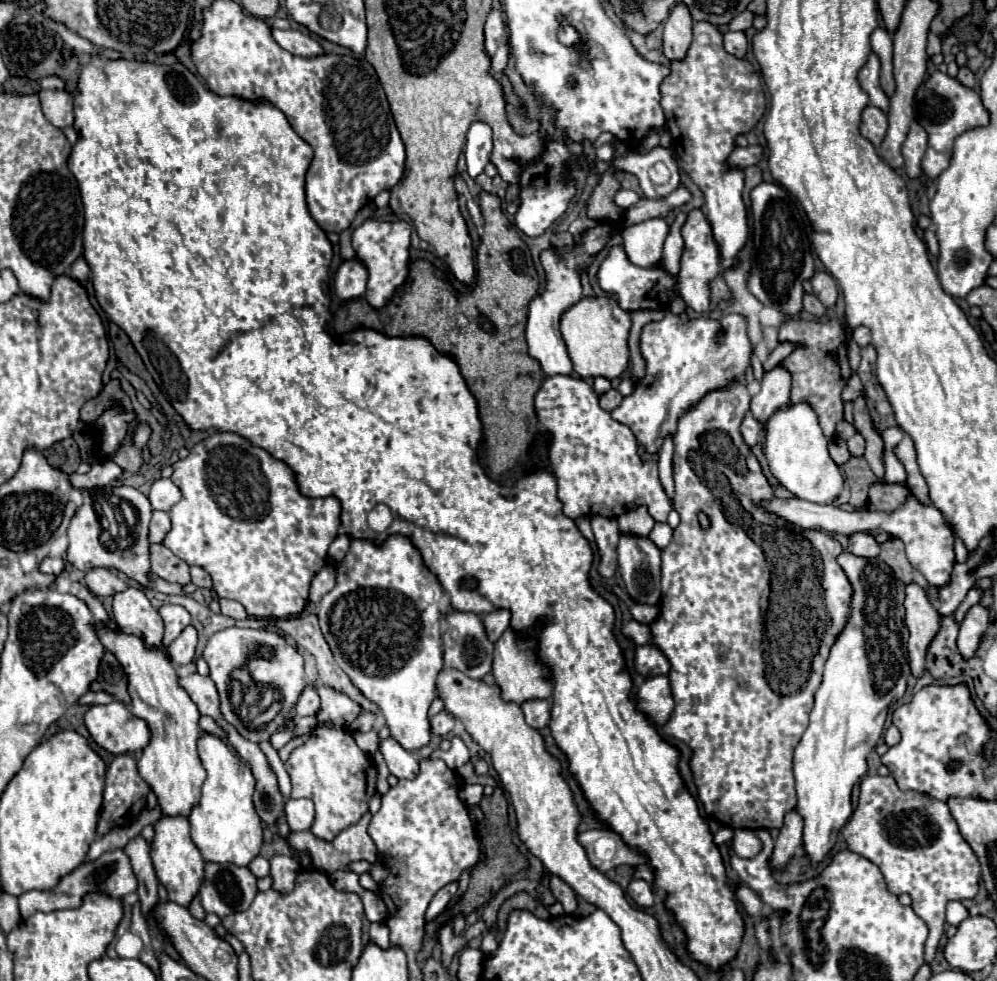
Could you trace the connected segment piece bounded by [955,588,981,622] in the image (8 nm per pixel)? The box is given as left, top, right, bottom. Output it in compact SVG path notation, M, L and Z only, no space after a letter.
M971 588L971 592L967 594L967 598L965 598L965 600L959 604L959 608L955 610L955 612L957 612L957 614L955 614L957 622L961 620L961 616L963 616L963 614L965 614L965 612L967 612L967 610L973 606L973 604L977 604L977 602L979 602L979 598L981 598L981 590L975 590L975 588Z

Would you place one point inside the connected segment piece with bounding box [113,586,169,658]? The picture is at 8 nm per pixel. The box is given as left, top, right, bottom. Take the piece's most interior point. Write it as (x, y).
(134, 615)

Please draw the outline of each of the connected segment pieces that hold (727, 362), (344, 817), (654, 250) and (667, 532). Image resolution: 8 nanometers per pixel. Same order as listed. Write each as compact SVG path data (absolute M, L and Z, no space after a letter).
M667 312L663 320L659 322L651 322L643 328L641 332L641 354L647 362L647 374L645 378L637 384L637 388L623 398L621 406L615 408L611 412L613 420L629 426L637 438L637 444L645 448L647 454L657 454L665 442L667 436L675 436L677 432L677 422L681 420L681 416L695 408L709 392L713 390L723 390L727 388L731 382L737 382L739 378L745 376L747 368L751 366L751 342L747 338L747 326L745 326L745 318L739 314L725 314L719 320L713 318L691 318L687 322L681 322L681 318L677 314Z
M317 726L309 740L295 748L285 762L291 776L291 798L309 798L315 804L315 822L311 832L319 840L331 842L339 832L357 824L367 812L369 800L377 792L377 768L373 760L357 746L349 728Z
M665 218L645 220L637 226L625 228L621 234L625 240L627 258L635 266L641 266L641 268L659 266L667 232L669 232L669 226L667 226Z
M657 522L655 528L653 528L651 534L649 534L649 538L651 538L661 550L669 544L671 536L673 536L673 528L671 528L667 522Z

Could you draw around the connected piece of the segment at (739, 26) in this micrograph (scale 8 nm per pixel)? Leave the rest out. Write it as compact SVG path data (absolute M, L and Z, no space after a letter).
M743 12L741 16L735 16L731 22L729 22L729 30L731 32L745 32L745 30L749 30L751 26L753 26L753 14L751 12Z

